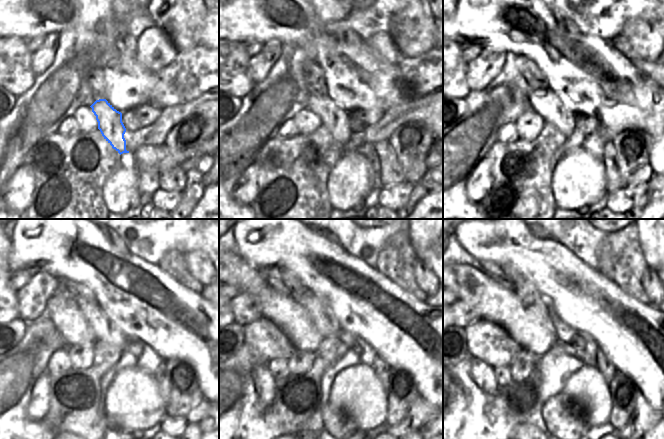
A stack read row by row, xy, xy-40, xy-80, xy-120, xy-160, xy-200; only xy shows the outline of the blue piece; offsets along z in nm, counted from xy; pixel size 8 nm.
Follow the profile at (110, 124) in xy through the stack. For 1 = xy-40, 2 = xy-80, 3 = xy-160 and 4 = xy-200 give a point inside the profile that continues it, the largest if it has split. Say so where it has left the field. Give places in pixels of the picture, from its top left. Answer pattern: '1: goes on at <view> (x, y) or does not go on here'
1: goes on at xy-40 (335, 119)
2: goes on at xy-80 (545, 102)
3: goes on at xy-160 (320, 314)
4: goes on at xy-200 (528, 294)

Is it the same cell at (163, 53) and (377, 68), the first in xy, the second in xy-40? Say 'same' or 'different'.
different

